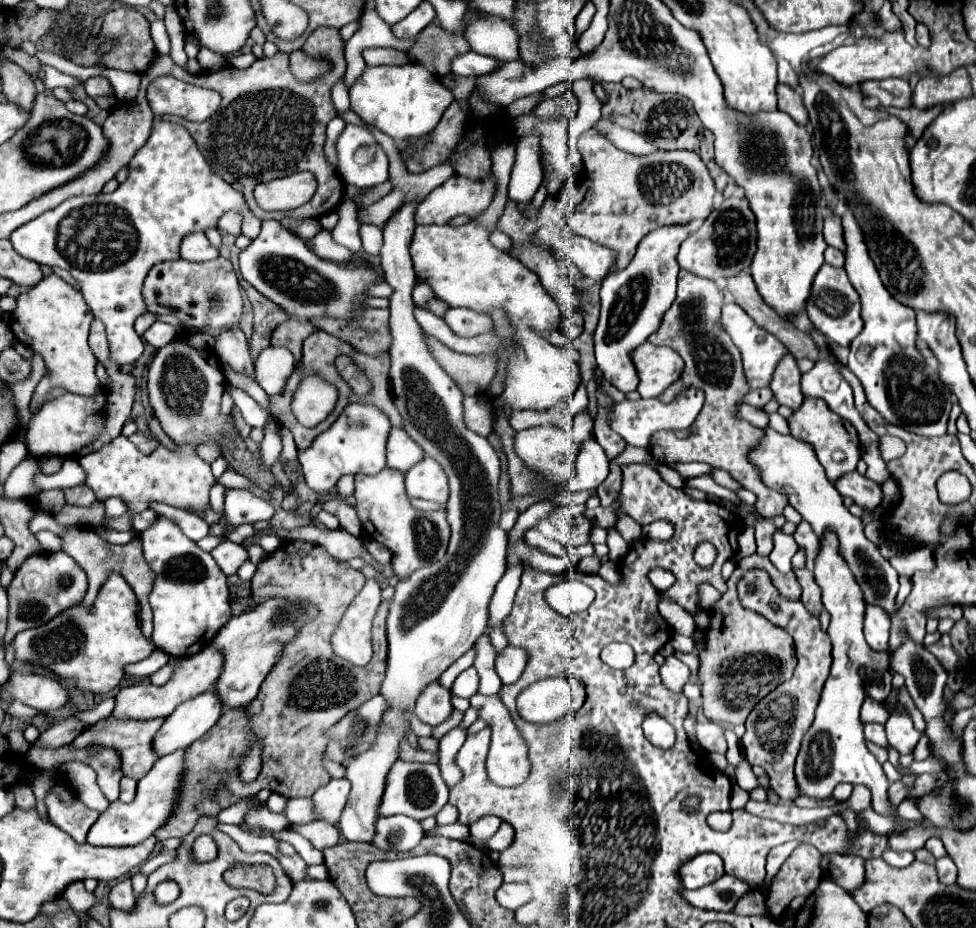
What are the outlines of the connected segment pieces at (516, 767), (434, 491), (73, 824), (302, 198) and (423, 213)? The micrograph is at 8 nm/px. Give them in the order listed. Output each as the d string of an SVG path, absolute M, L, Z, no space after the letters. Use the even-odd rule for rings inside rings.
M474 694L470 698L470 706L478 710L478 718L482 718L492 728L490 748L488 752L488 776L498 786L518 786L522 784L530 774L530 762L528 762L528 746L516 728L516 724L510 718L510 712L500 704L498 696L480 696Z
M424 456L406 472L406 492L410 498L434 500L446 504L448 500L448 480L442 466Z
M52 786L46 792L44 804L48 808L50 820L52 824L56 824L58 828L62 828L64 832L68 832L76 842L86 842L86 834L92 828L92 824L98 820L100 812L90 810L88 806L82 804L80 798L74 798L70 804L52 790Z
M308 171L296 172L270 182L260 182L254 188L256 202L264 210L294 210L310 200L317 189L314 175Z
M454 174L416 208L416 224L448 224L458 214L474 218L488 208L494 198L494 188L494 176L474 182Z

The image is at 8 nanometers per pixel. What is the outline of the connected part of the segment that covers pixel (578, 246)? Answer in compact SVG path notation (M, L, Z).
M572 238L572 248L568 258L578 266L578 270L584 276L602 282L610 274L616 262L616 252L586 238Z

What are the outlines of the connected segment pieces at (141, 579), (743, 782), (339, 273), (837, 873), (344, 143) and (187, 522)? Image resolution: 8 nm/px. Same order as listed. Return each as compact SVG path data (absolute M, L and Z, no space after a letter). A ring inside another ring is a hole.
M82 524L70 526L68 534L62 536L62 540L64 540L64 552L70 554L86 570L86 574L88 574L90 588L88 588L84 600L82 600L82 606L88 606L88 604L92 606L94 600L96 600L96 596L98 596L98 592L100 592L100 588L102 588L102 584L106 582L108 574L118 572L130 584L130 588L134 590L134 594L138 598L142 634L152 642L152 610L148 601L148 592L152 590L152 572L150 572L150 568L148 568L148 564L144 556L142 556L140 540L136 538L136 540L128 542L126 546L114 546L114 544L108 544L106 540L102 540L92 528L82 526Z
M746 760L736 770L736 784L740 788L744 788L746 792L752 792L752 790L756 790L760 786L758 780L756 780L756 776L754 776L754 772L752 772L752 766Z
M264 220L258 238L240 252L240 270L242 278L260 294L302 320L310 320L312 316L352 318L350 306L364 306L366 290L376 284L376 272L370 264L350 266L322 260L276 220Z
M824 854L822 866L828 866L828 878L846 891L852 891L864 884L864 860L858 856Z
M348 124L336 142L340 176L346 184L370 188L388 180L388 158L368 128Z
M150 504L148 506L150 510L154 510L156 514L164 514L164 516L168 516L172 522L176 522L178 524L178 528L182 528L182 532L190 538L190 540L194 540L194 542L198 542L200 538L204 538L204 536L208 536L210 534L210 524L208 522L204 522L200 516L196 518L196 514L190 514L190 512L184 512L184 510L180 510L180 508L172 508L172 506L166 506L166 504Z

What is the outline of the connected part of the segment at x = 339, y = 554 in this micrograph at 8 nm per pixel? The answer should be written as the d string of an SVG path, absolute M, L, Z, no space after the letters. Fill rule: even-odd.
M306 526L306 528L298 528L294 532L282 532L280 538L284 540L304 540L304 542L312 542L312 544L322 544L334 558L340 560L352 560L352 558L360 558L362 552L366 550L364 544L360 542L360 538L344 532L342 528L338 530L326 530L326 528L316 528L316 526Z

